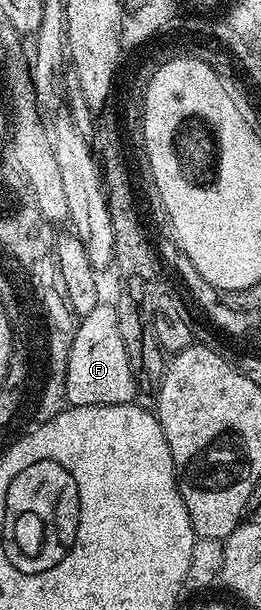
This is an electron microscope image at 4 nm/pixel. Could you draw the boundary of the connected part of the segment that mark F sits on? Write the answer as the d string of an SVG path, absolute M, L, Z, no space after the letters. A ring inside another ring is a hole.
M96 303L95 308L78 321L72 349L69 350L65 390L68 405L72 408L130 404L137 396L129 354L121 338L121 326L117 326L117 310L114 303L103 303Z

